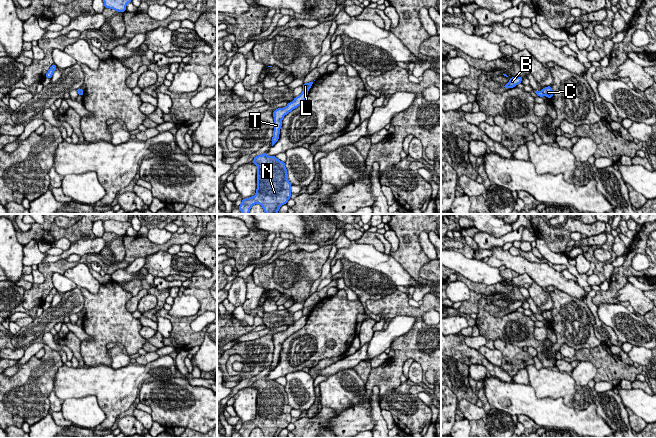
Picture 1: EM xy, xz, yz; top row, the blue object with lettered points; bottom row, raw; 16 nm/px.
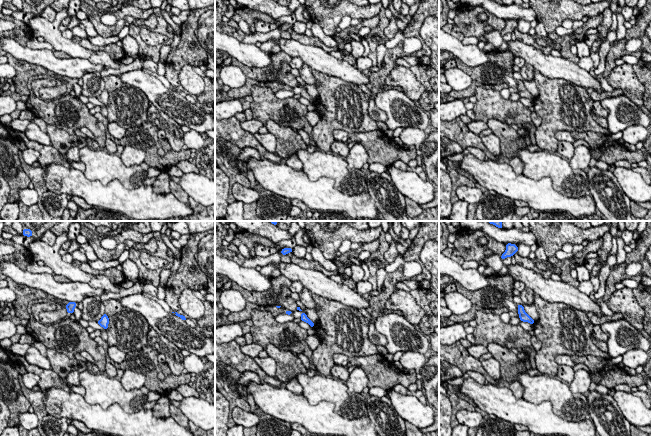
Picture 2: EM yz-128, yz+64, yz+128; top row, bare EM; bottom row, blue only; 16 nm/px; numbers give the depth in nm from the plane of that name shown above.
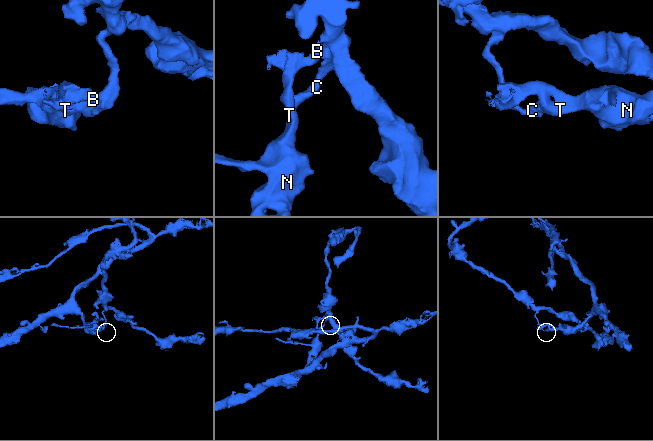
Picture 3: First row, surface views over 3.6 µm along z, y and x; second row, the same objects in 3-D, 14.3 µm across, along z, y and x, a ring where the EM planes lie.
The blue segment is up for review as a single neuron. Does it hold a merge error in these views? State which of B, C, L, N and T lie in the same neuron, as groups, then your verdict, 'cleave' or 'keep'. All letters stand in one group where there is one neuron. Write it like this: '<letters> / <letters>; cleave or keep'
B C N T / L; cleave

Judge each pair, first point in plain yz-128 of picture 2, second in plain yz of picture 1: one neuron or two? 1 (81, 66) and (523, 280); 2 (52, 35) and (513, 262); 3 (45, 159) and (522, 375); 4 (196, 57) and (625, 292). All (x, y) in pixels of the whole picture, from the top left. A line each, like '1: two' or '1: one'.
1: one
2: one
3: two
4: two

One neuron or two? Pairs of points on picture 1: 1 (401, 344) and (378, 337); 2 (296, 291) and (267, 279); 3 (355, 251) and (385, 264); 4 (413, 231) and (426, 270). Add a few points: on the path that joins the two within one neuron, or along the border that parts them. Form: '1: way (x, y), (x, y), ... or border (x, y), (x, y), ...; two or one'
1: border (412, 327), (398, 336), (390, 347); two
2: way (289, 291), (274, 285); one
3: way (362, 254), (378, 261); one
4: border (430, 260), (420, 270), (420, 276), (426, 280); two

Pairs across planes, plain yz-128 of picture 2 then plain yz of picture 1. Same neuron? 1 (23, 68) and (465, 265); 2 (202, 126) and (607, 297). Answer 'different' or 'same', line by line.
1: different
2: different

